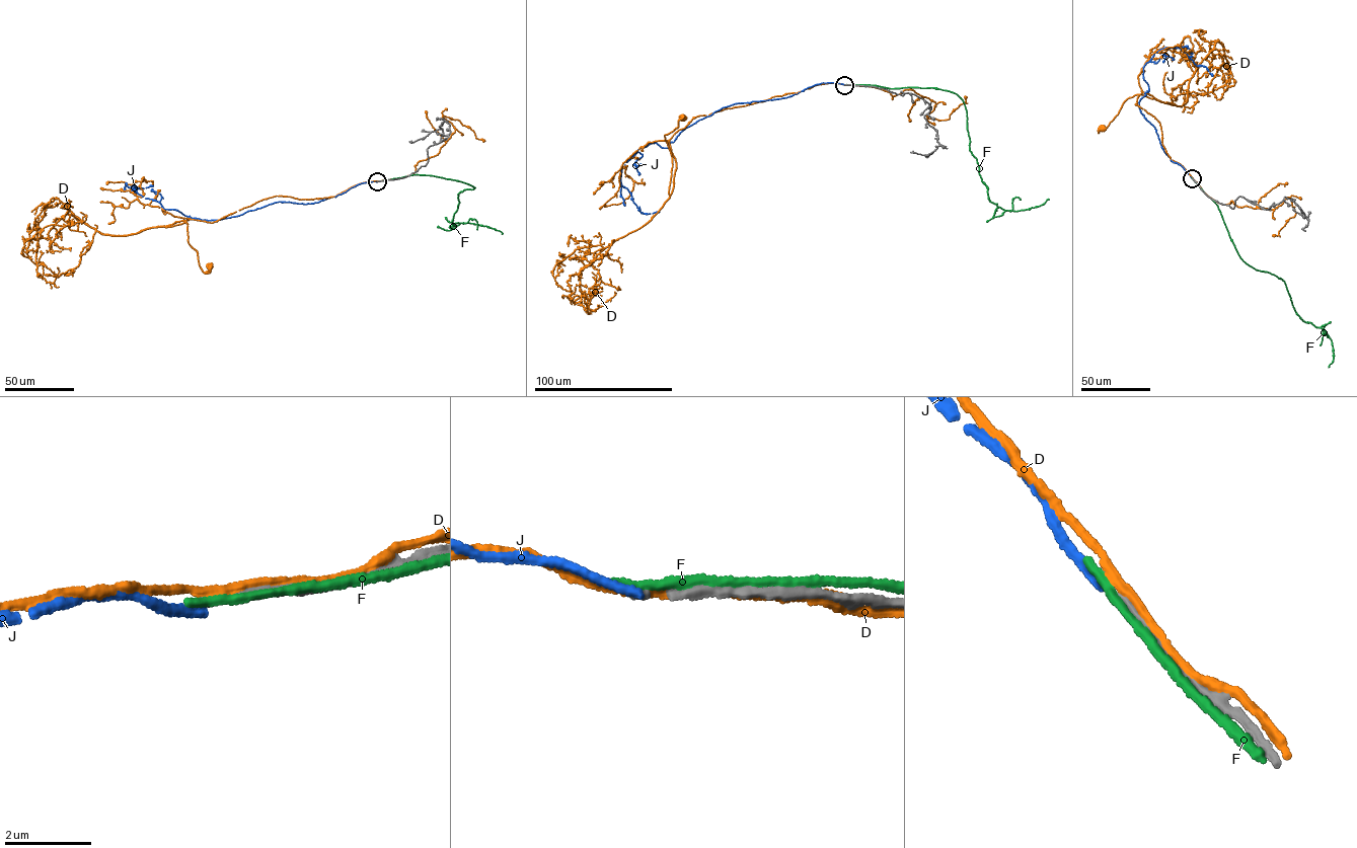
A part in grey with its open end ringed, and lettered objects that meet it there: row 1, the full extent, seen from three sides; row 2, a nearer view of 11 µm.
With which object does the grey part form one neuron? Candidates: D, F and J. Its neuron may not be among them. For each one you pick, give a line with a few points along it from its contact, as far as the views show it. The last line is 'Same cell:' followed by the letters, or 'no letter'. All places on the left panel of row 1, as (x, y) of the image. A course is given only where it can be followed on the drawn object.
Same cell: no letter

